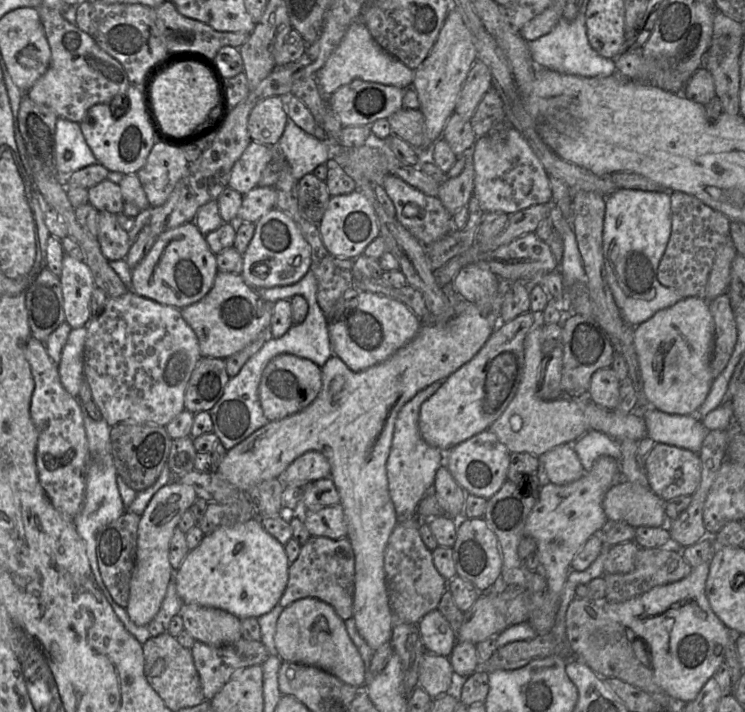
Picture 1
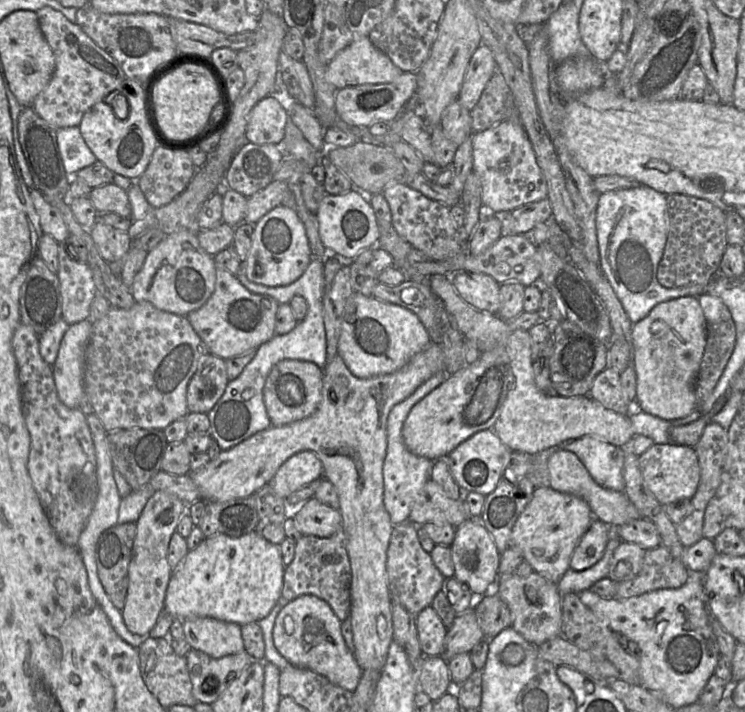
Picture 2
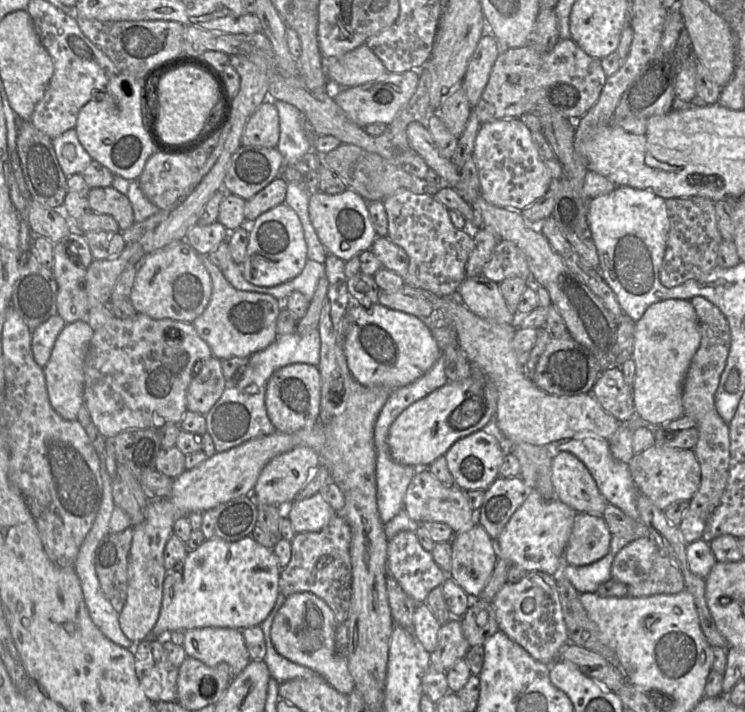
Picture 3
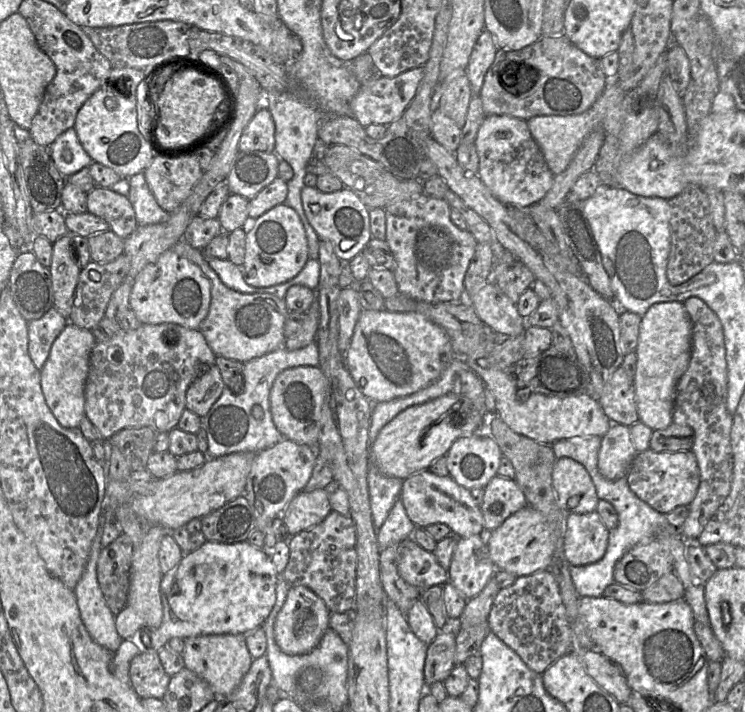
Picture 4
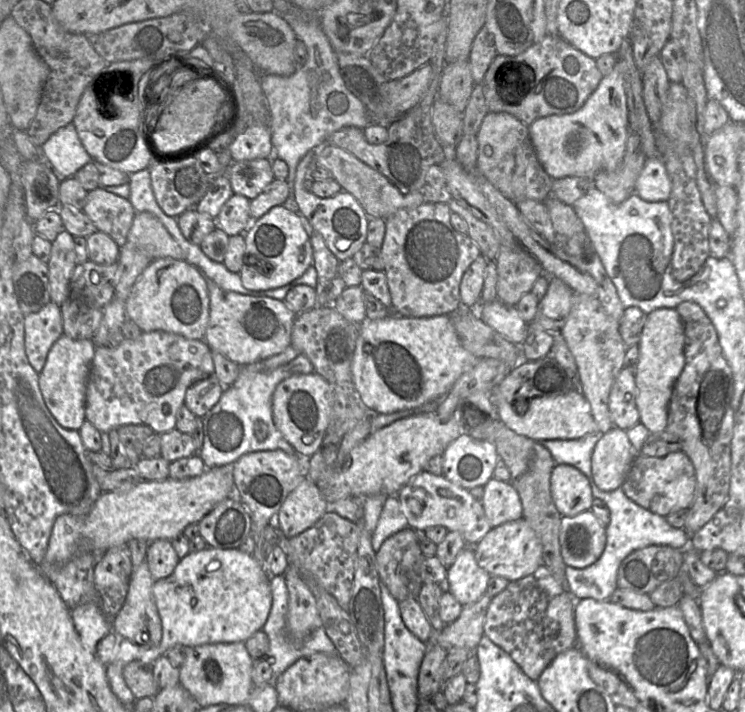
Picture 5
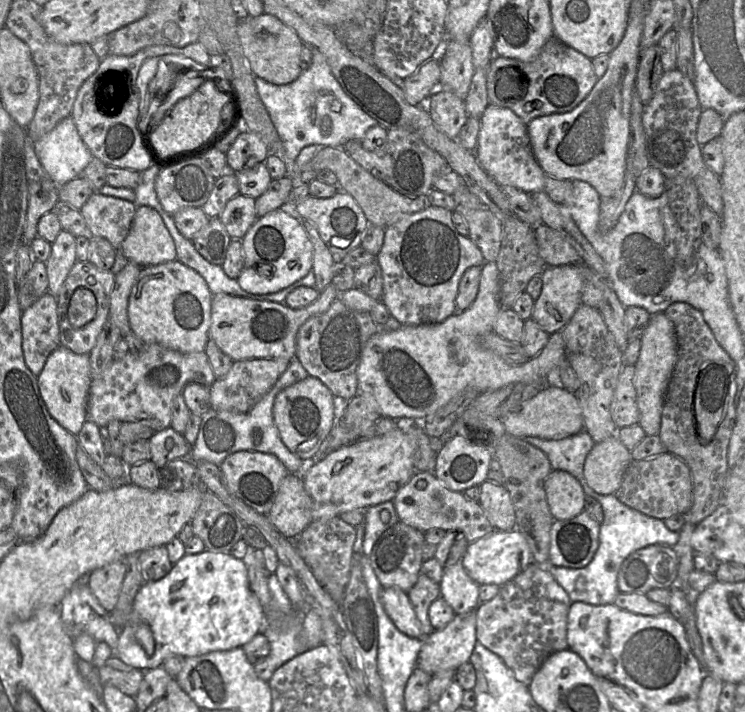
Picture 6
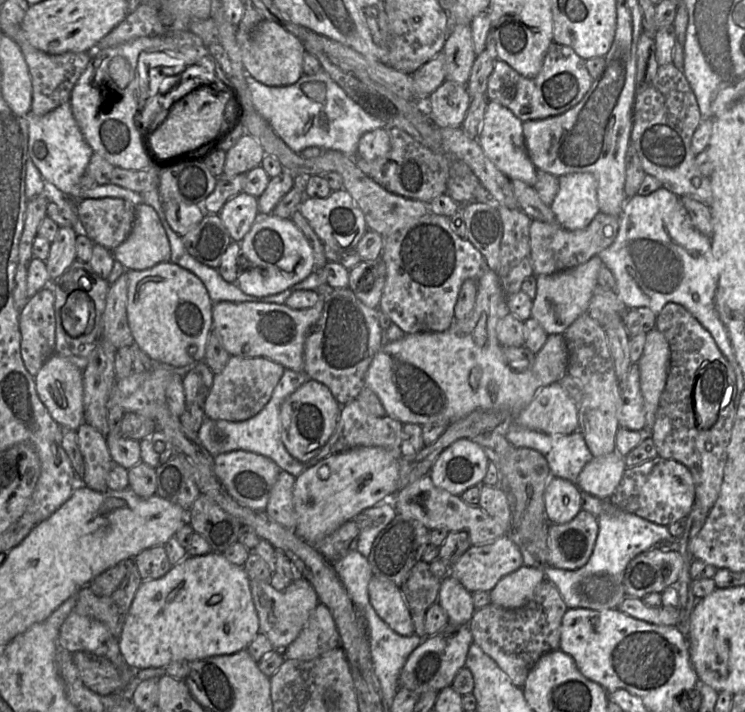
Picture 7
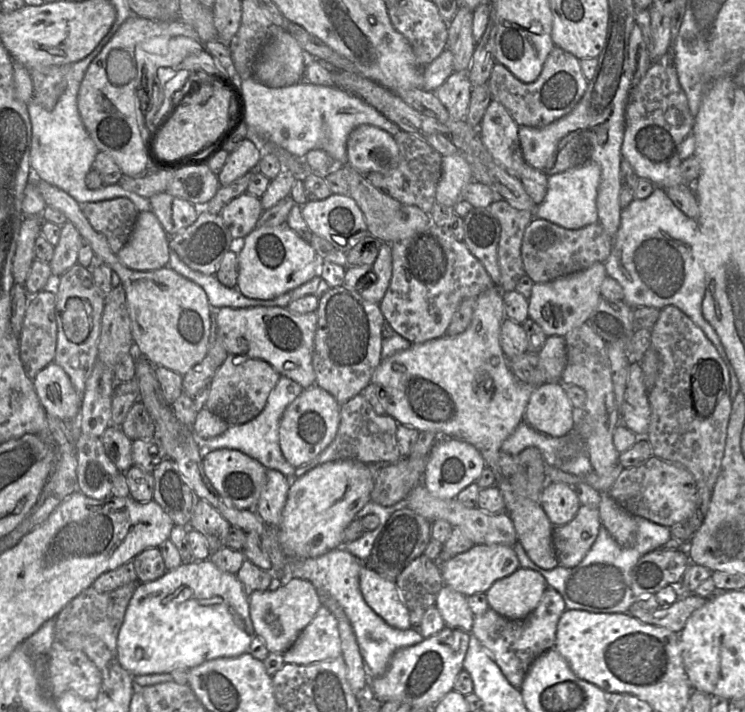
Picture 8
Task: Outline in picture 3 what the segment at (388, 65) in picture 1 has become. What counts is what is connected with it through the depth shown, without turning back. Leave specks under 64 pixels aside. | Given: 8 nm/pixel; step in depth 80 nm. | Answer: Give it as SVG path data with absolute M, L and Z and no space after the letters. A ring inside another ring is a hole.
M366 43L340 57L328 58L327 78L338 87L364 85L389 73Z

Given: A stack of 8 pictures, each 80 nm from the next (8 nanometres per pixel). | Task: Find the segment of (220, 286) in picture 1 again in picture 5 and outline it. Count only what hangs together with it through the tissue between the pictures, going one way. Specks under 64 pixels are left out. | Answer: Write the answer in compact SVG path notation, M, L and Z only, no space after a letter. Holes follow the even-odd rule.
M151 212L136 213L127 241L152 260L163 257L185 260L185 254L180 245ZM203 275L210 297L209 322L204 340L211 351L217 351L243 366L280 354L291 345L292 327L297 314L284 301L225 291Z

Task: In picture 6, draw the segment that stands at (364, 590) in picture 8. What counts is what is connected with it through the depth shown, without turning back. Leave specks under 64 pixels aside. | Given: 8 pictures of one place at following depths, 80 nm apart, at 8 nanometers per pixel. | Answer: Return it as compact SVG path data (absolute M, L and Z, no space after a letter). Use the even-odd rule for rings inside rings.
M383 588L380 600L386 614L399 631L409 637L424 638L420 623L405 592L399 588Z

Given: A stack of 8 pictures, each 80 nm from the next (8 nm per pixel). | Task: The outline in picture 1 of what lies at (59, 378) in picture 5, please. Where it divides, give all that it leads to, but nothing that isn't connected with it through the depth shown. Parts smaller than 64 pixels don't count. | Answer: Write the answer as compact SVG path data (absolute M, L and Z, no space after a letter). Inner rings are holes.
M86 326L72 329L61 352L58 372L66 391L77 397L84 380L84 346Z

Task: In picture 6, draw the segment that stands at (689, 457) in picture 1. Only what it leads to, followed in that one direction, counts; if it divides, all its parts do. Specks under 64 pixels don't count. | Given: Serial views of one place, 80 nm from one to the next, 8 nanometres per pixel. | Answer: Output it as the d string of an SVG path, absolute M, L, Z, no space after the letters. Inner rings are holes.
M669 452L647 459L632 460L614 495L624 505L660 520L686 514L692 505L691 471L682 459Z

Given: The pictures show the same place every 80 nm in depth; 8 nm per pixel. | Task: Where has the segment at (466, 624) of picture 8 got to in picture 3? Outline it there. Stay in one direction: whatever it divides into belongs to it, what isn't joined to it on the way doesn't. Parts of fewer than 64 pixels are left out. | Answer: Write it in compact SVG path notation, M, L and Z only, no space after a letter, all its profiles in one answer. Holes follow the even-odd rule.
M479 523L456 533L451 541L449 577L472 598L480 597L499 559L495 541Z

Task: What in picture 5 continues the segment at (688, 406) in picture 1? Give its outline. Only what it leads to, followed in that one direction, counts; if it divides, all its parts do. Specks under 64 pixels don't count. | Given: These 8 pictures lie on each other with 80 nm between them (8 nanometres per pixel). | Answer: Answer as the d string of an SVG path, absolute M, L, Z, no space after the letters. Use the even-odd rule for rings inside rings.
M658 308L647 314L638 343L635 385L639 420L650 433L666 429L673 385L685 366L684 345L684 326L676 308Z

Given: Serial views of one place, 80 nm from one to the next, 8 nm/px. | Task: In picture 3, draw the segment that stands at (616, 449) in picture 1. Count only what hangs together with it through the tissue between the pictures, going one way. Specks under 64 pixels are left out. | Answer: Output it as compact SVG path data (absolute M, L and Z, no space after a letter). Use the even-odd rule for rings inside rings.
M595 435L577 436L571 439L562 439L546 445L555 454L559 451L566 451L578 457L587 467L592 477L597 483L600 492L609 503L620 508L629 517L640 520L637 509L639 490L633 481L630 473L629 463L622 462L613 457L609 441Z

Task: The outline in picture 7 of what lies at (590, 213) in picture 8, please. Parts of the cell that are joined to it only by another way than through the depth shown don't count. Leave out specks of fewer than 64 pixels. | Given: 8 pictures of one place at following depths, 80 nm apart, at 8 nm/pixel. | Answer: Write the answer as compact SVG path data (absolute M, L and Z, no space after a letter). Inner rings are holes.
M583 172L558 180L559 190L550 205L558 224L570 231L586 228L599 213L596 178Z

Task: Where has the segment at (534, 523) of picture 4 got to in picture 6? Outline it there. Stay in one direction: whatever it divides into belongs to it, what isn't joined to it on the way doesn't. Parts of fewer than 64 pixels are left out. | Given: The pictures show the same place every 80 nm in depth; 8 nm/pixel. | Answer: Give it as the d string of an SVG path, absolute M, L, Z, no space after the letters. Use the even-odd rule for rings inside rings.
M516 529L494 530L490 534L469 543L461 563L469 577L479 585L502 586L533 563L532 553L525 538Z

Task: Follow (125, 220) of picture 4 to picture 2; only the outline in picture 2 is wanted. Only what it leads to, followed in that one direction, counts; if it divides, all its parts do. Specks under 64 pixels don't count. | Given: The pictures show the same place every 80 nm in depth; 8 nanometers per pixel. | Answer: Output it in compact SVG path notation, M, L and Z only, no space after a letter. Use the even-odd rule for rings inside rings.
M114 183L92 188L89 199L98 213L116 213L124 218L131 218L131 205L127 191Z

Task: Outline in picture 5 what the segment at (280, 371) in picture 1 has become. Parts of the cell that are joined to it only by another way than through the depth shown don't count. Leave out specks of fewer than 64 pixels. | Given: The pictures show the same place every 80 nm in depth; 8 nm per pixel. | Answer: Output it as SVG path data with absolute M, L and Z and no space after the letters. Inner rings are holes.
M314 371L284 379L273 393L272 416L275 426L296 453L302 458L309 458L321 446L331 421L330 384Z

